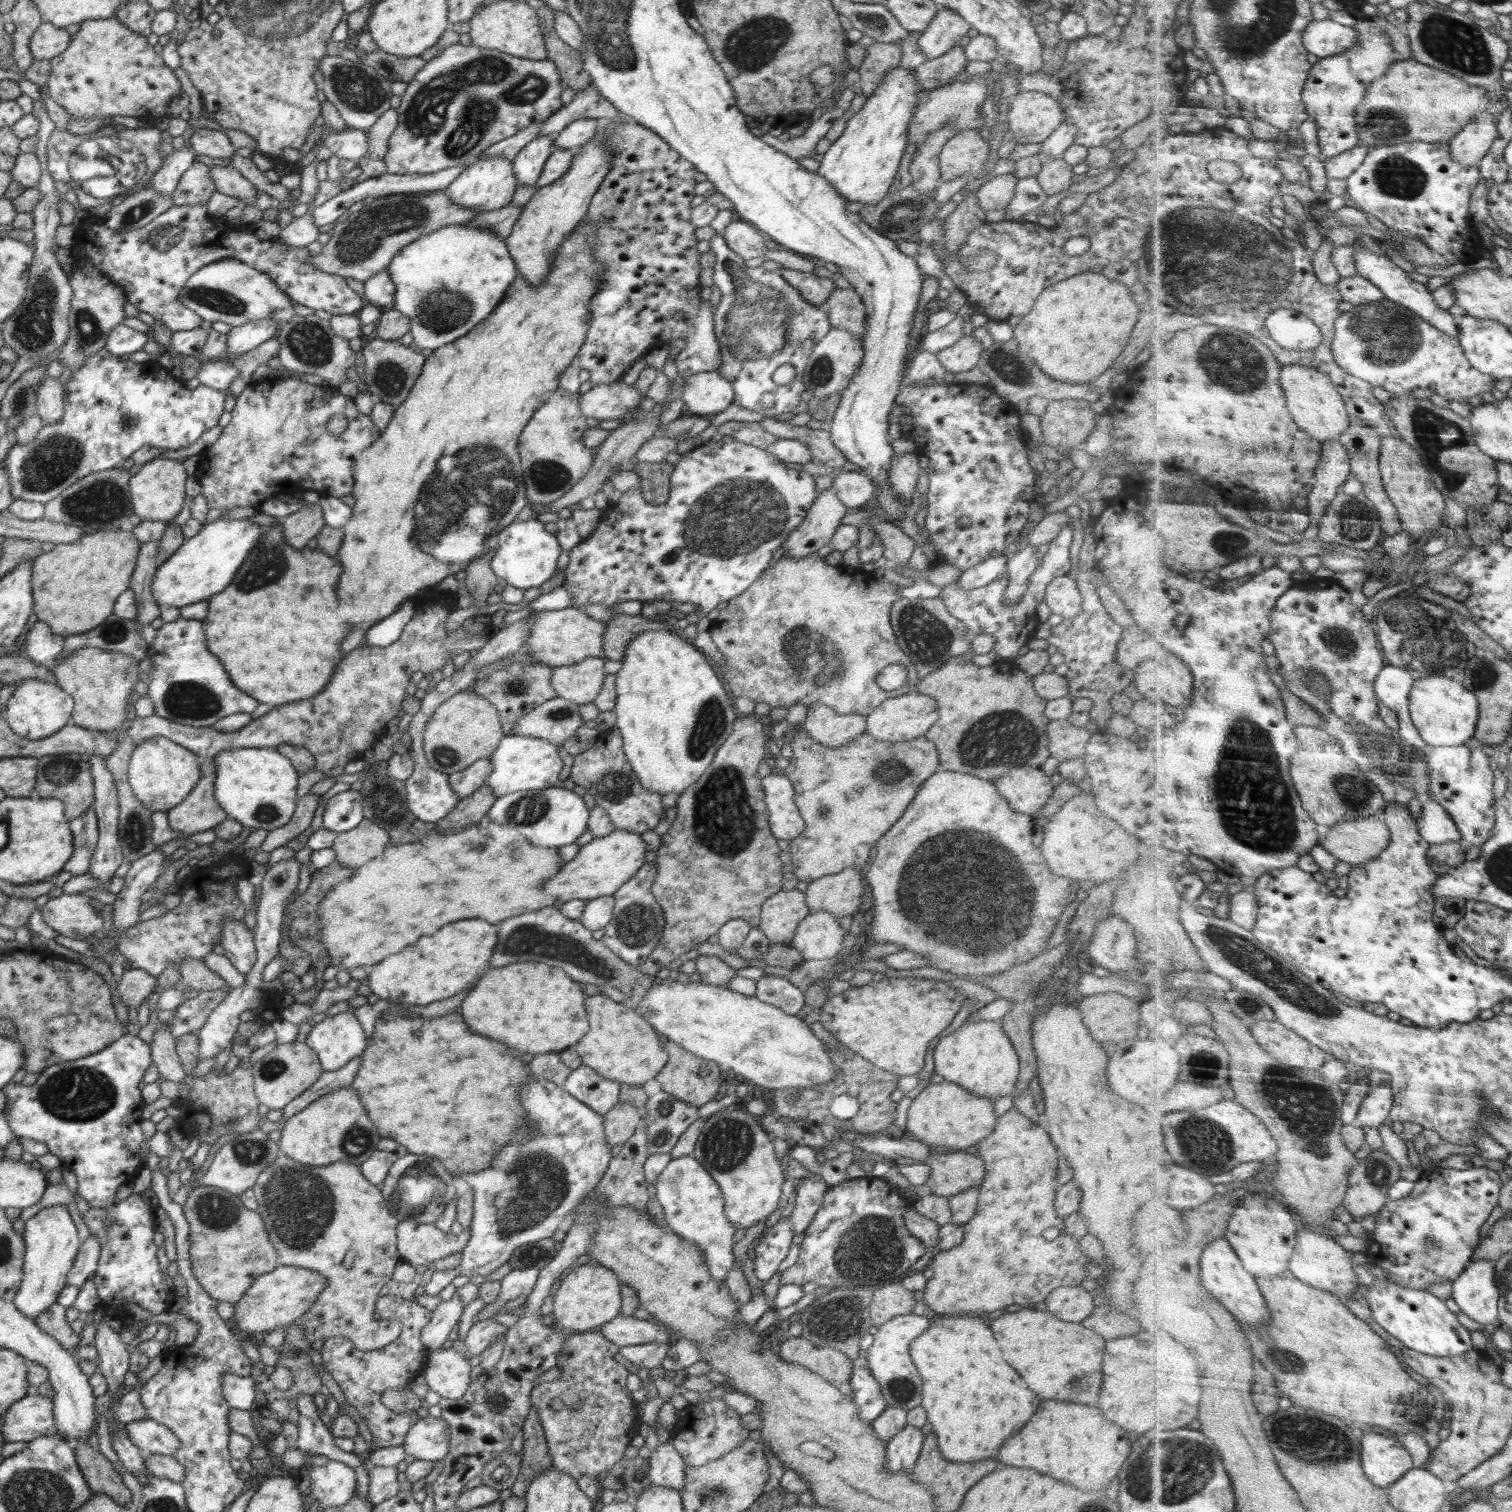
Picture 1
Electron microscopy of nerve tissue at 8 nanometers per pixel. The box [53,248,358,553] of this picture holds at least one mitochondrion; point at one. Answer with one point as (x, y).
(103, 500)

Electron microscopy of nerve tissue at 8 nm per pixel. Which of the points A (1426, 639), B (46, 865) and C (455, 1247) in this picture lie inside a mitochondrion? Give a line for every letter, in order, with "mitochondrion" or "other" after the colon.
A: mitochondrion
B: other
C: other

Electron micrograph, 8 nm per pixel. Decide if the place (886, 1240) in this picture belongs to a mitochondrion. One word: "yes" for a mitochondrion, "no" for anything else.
yes

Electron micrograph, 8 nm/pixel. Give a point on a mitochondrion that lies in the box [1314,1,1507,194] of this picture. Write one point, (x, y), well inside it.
(1453, 43)

